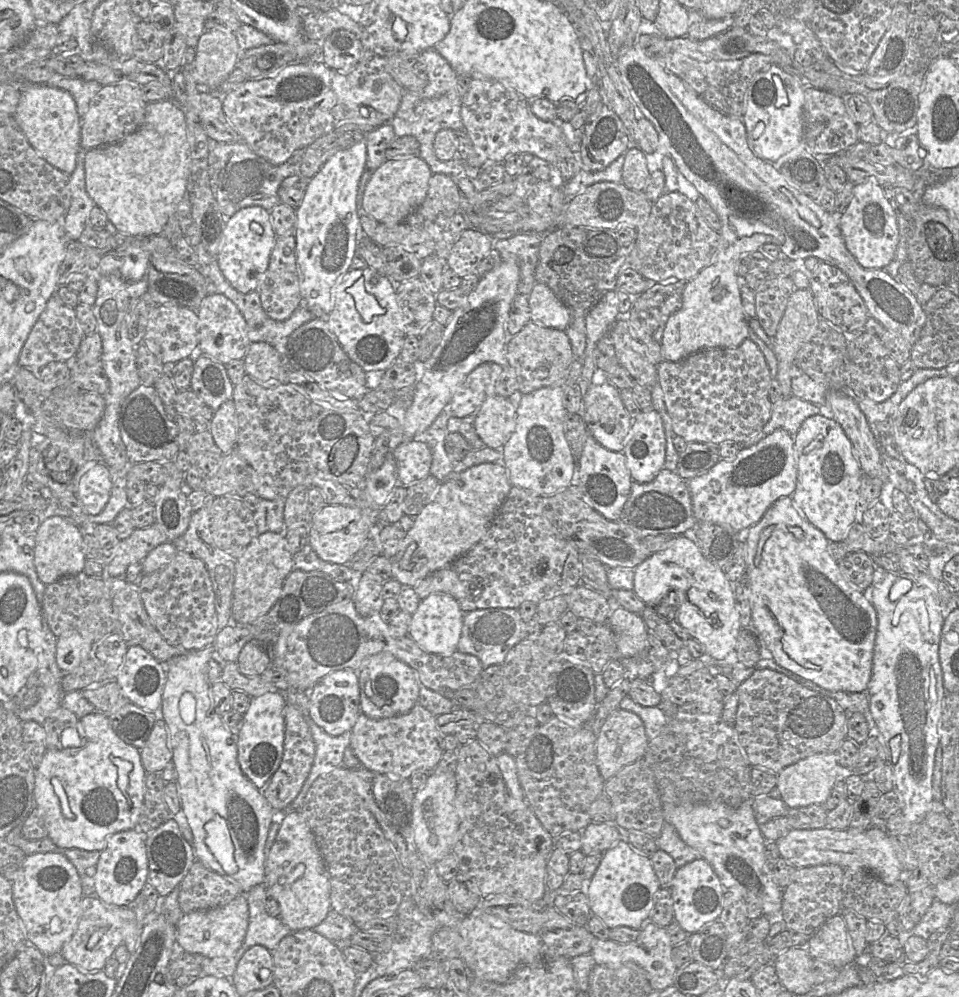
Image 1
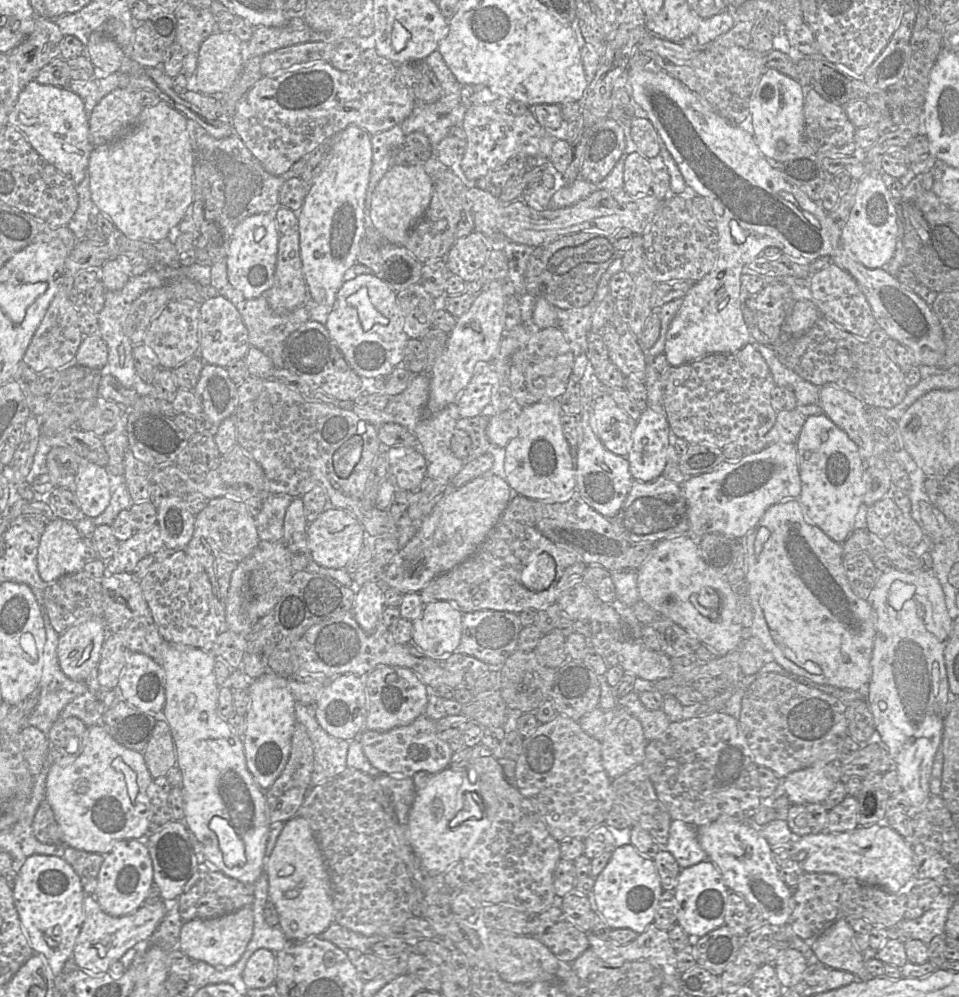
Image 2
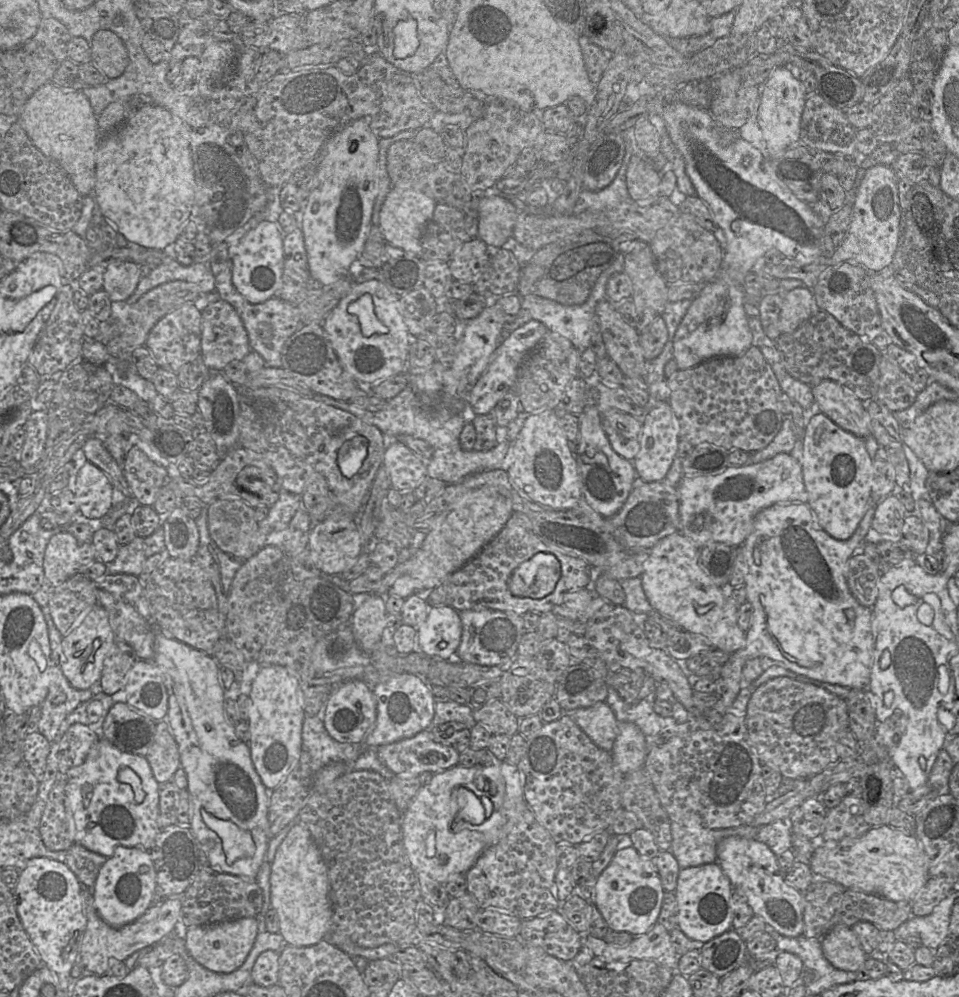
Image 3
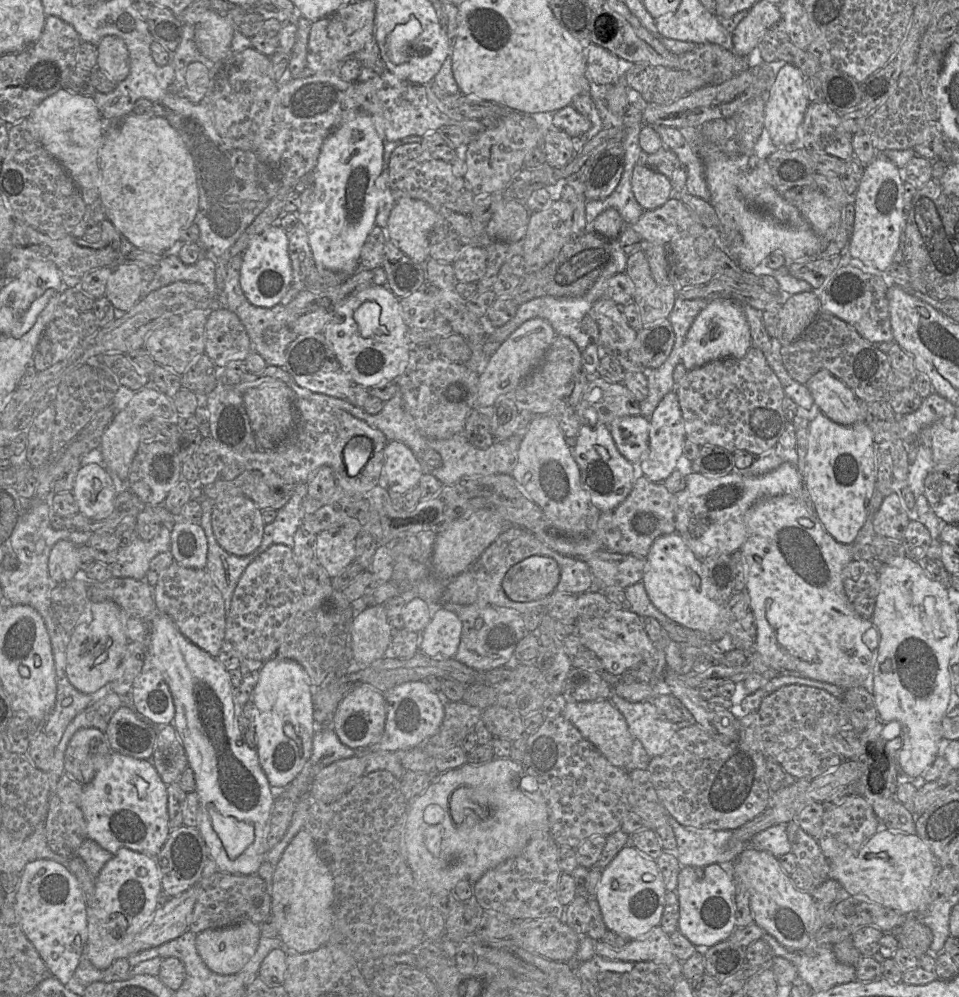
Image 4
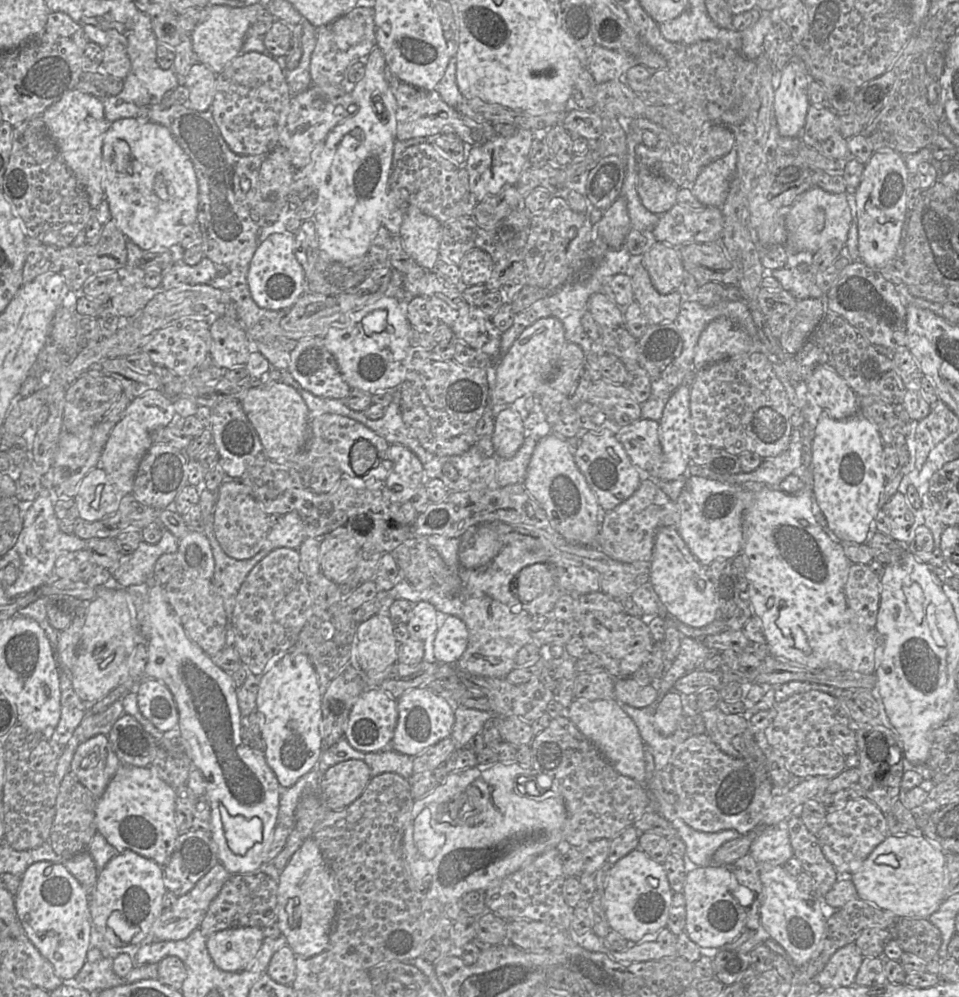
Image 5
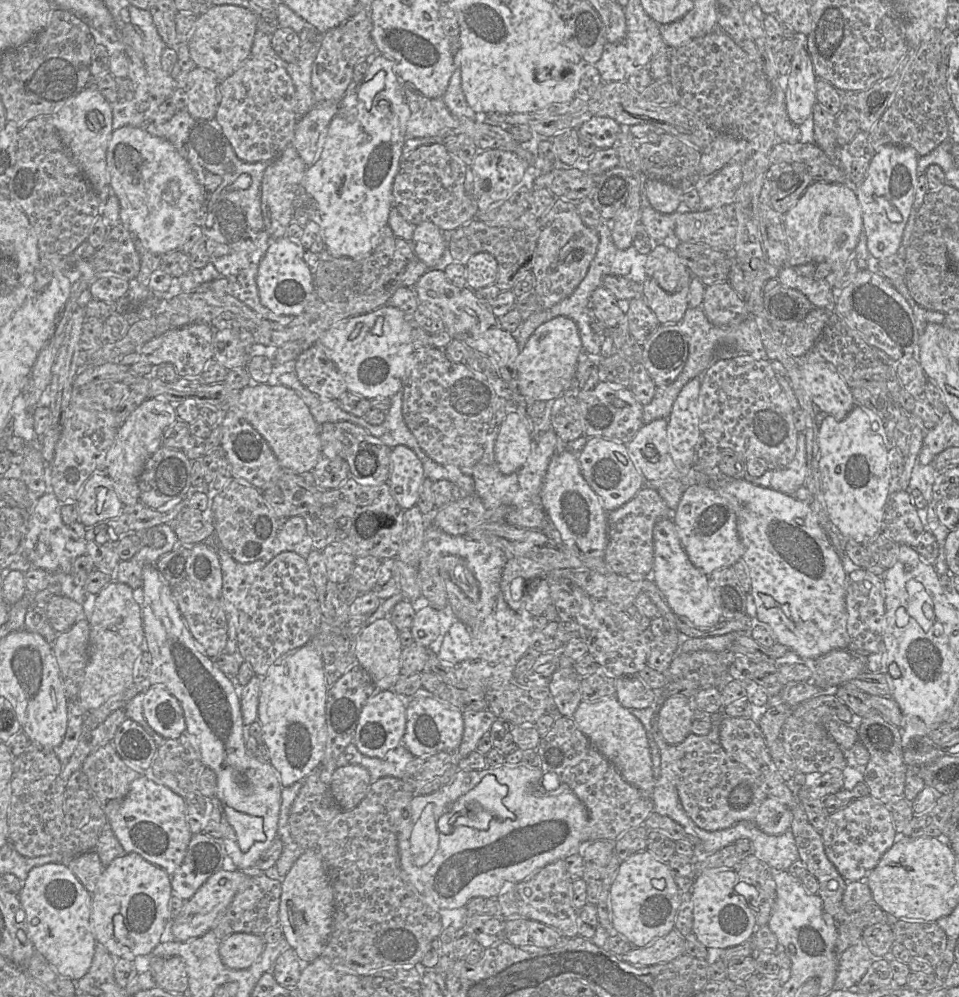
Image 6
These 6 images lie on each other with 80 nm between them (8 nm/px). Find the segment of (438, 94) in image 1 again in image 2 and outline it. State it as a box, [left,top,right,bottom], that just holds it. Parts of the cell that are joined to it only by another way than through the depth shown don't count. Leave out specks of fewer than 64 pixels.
[400,50,467,157]

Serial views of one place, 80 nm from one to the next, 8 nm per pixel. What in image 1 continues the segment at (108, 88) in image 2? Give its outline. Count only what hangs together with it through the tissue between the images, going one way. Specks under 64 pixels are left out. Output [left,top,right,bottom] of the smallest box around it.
[45,74,103,118]

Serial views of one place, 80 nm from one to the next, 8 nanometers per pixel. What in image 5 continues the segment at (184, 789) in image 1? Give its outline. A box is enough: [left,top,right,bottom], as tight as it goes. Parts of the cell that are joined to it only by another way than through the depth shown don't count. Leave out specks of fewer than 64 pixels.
[141,581,283,874]

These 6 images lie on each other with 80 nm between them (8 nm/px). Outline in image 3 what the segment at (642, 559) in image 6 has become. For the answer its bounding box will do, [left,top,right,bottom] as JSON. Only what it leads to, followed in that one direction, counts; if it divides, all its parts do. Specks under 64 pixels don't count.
[607,477,681,549]

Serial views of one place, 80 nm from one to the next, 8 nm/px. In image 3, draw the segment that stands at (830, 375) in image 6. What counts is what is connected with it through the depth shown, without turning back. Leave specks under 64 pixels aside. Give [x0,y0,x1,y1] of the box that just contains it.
[812,380,871,438]

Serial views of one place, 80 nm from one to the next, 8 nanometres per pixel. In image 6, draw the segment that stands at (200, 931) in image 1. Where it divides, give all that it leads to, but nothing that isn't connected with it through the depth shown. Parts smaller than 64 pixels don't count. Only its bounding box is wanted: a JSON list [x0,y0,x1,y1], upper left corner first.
[219,932,264,970]

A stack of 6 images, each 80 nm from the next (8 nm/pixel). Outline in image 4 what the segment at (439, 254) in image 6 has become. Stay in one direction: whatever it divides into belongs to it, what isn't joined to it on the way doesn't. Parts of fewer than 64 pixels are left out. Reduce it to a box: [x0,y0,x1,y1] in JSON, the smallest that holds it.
[385,200,437,264]

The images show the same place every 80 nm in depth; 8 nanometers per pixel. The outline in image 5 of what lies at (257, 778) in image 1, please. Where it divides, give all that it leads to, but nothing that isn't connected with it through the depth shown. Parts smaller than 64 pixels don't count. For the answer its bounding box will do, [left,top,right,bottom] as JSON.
[256,652,323,788]

